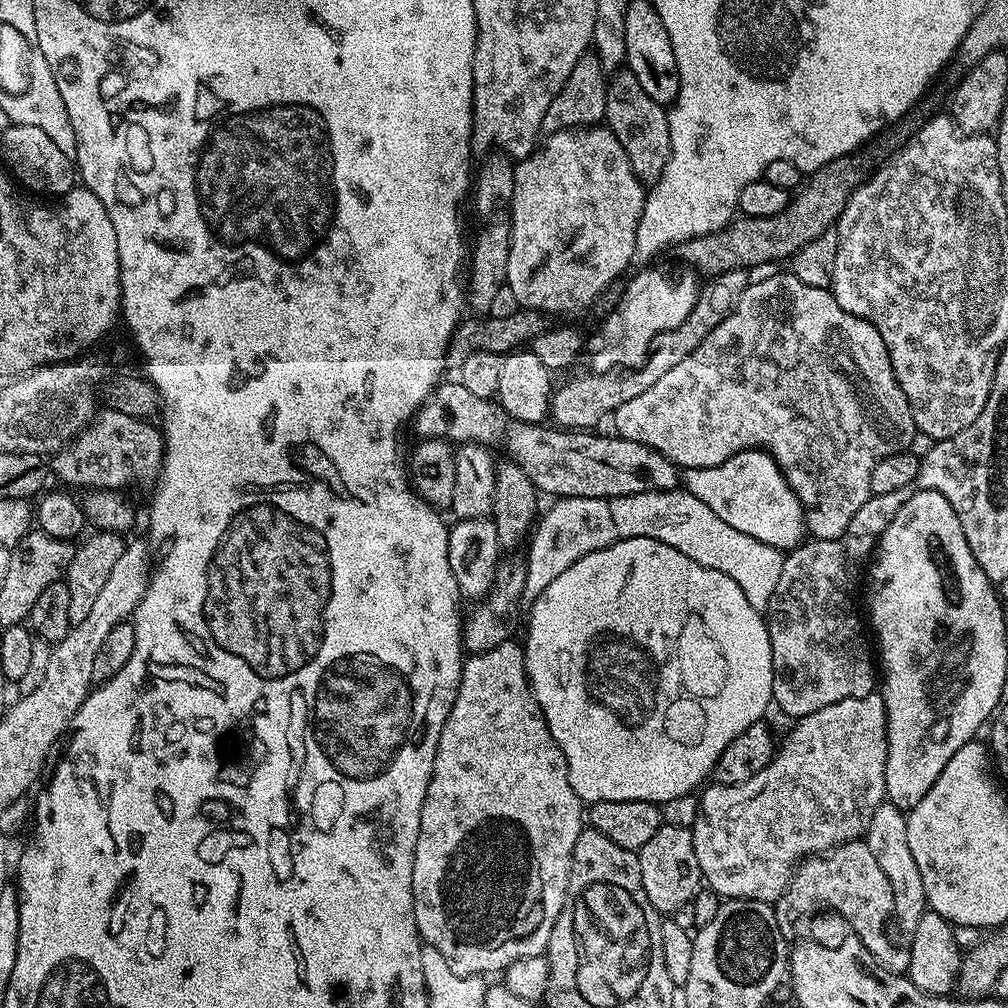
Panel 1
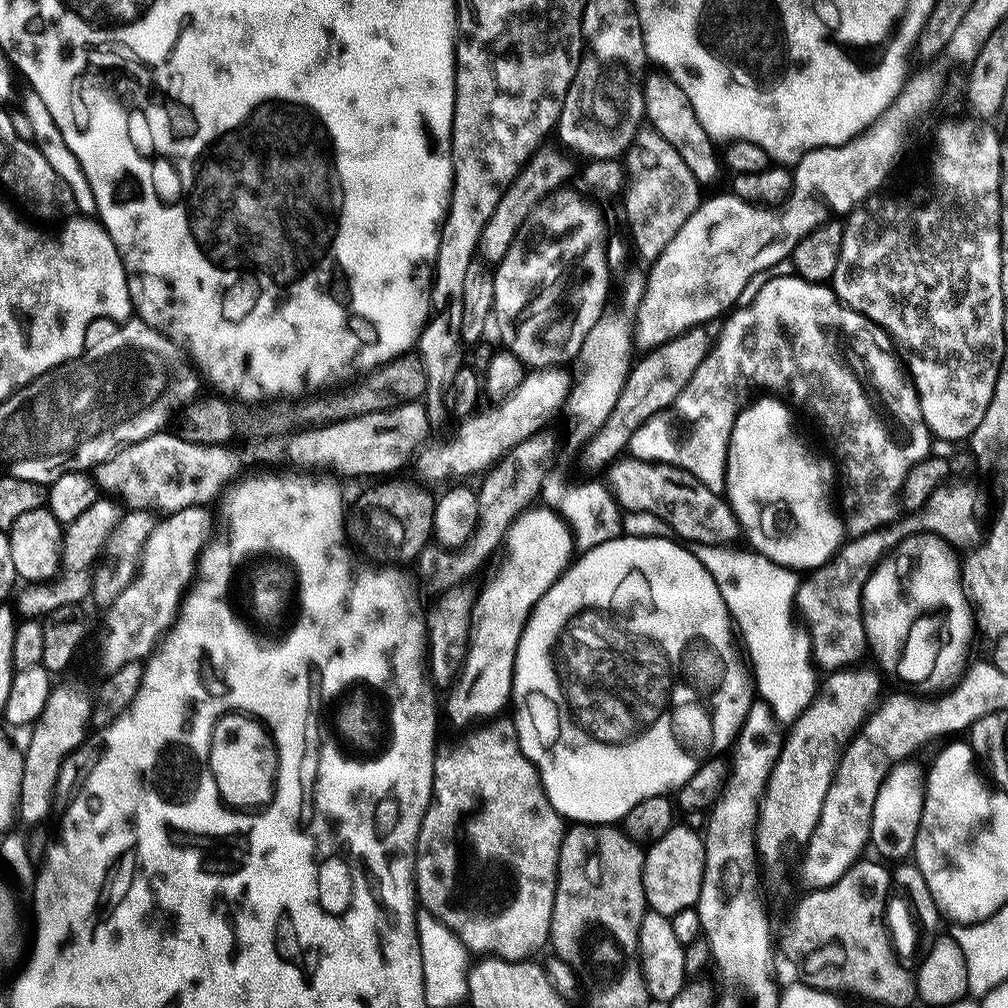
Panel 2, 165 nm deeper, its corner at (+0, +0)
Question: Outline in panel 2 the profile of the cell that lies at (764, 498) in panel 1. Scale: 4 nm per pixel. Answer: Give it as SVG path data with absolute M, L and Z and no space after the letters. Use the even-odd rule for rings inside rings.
M780 398L764 399L753 399L736 419L728 443L726 499L755 551L784 568L820 568L845 543L844 526L828 501L815 458L792 429L789 405Z

